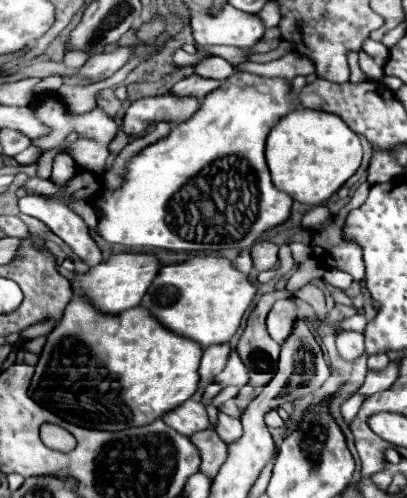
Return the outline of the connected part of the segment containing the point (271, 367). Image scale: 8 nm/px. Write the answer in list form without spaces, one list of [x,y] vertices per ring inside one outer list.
[[[274,290],[262,294],[256,308],[248,316],[244,334],[240,336],[238,342],[238,354],[244,366],[248,368],[252,386],[266,386],[276,372],[280,344],[276,344],[276,340],[272,340],[272,336],[268,334],[266,316],[278,298],[288,298],[288,296],[290,294],[286,290]]]

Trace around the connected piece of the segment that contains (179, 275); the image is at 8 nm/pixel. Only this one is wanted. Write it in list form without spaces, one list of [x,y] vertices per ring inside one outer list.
[[[198,252],[188,262],[160,268],[140,306],[154,314],[154,318],[168,330],[198,342],[204,350],[212,344],[224,344],[236,334],[254,294],[254,284],[248,276],[238,272],[230,260],[216,254]]]

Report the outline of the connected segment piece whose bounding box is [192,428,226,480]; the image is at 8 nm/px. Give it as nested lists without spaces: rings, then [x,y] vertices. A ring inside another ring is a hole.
[[[214,428],[196,432],[192,436],[192,442],[198,446],[198,450],[202,454],[200,470],[204,474],[208,474],[212,480],[220,468],[220,462],[224,462],[224,458],[226,458],[226,444],[220,440],[220,436],[216,434]]]

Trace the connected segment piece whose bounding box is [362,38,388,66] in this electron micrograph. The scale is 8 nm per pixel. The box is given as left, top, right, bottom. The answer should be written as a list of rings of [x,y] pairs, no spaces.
[[[368,38],[368,40],[364,40],[362,48],[376,60],[376,64],[380,64],[380,66],[386,64],[386,60],[388,60],[388,48],[386,48],[382,42],[372,42],[372,40]]]

